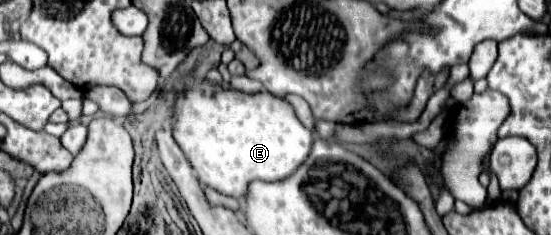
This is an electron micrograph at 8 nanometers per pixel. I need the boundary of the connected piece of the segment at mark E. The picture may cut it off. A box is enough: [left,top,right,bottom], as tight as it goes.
[173,73,313,199]

